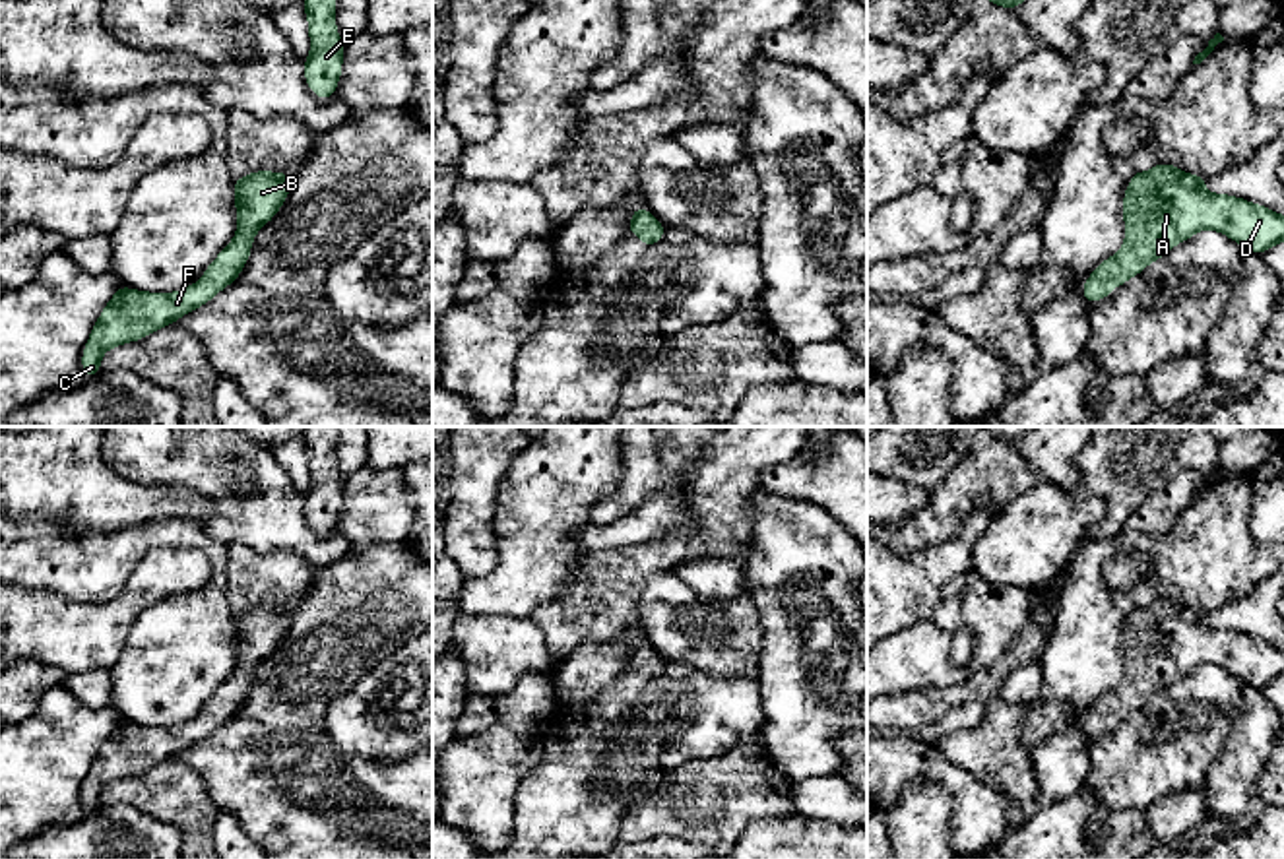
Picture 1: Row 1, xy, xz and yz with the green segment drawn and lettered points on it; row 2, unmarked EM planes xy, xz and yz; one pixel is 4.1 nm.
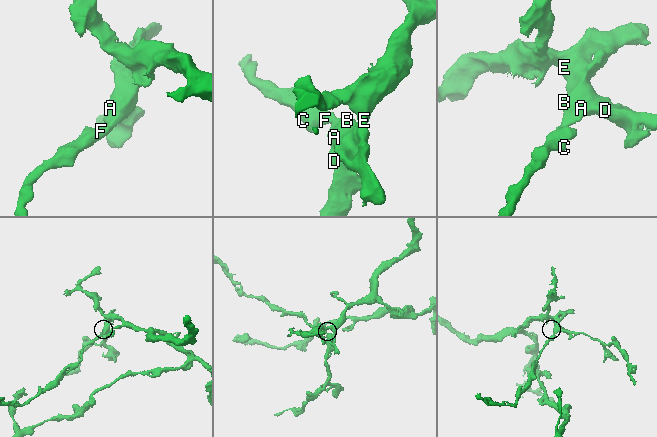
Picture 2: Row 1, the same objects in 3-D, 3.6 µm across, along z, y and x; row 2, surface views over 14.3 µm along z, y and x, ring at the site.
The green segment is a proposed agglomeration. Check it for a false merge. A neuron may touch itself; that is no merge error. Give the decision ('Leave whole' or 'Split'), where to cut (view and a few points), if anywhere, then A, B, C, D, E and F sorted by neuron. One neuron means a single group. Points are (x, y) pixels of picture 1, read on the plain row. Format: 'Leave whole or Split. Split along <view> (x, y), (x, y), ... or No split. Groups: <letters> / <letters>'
Leave whole. No split. Groups: A B C D E F

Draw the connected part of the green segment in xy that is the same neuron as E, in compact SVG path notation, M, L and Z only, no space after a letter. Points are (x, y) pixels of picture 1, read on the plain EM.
M308 427L303 442L308 454L310 491L303 496L308 524L328 535L336 529L345 477L336 461L336 427Z

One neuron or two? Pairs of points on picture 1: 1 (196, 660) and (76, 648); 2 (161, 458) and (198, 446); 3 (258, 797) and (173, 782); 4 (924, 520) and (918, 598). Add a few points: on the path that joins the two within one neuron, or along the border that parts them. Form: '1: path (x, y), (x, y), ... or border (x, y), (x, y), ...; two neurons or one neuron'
1: border (142, 611), (121, 658), (111, 669); two neurons
2: path (171, 462), (189, 450); one neuron
3: border (175, 757), (198, 776), (206, 795), (220, 811); two neurons
4: border (961, 526), (953, 536), (922, 549), (895, 551); two neurons

